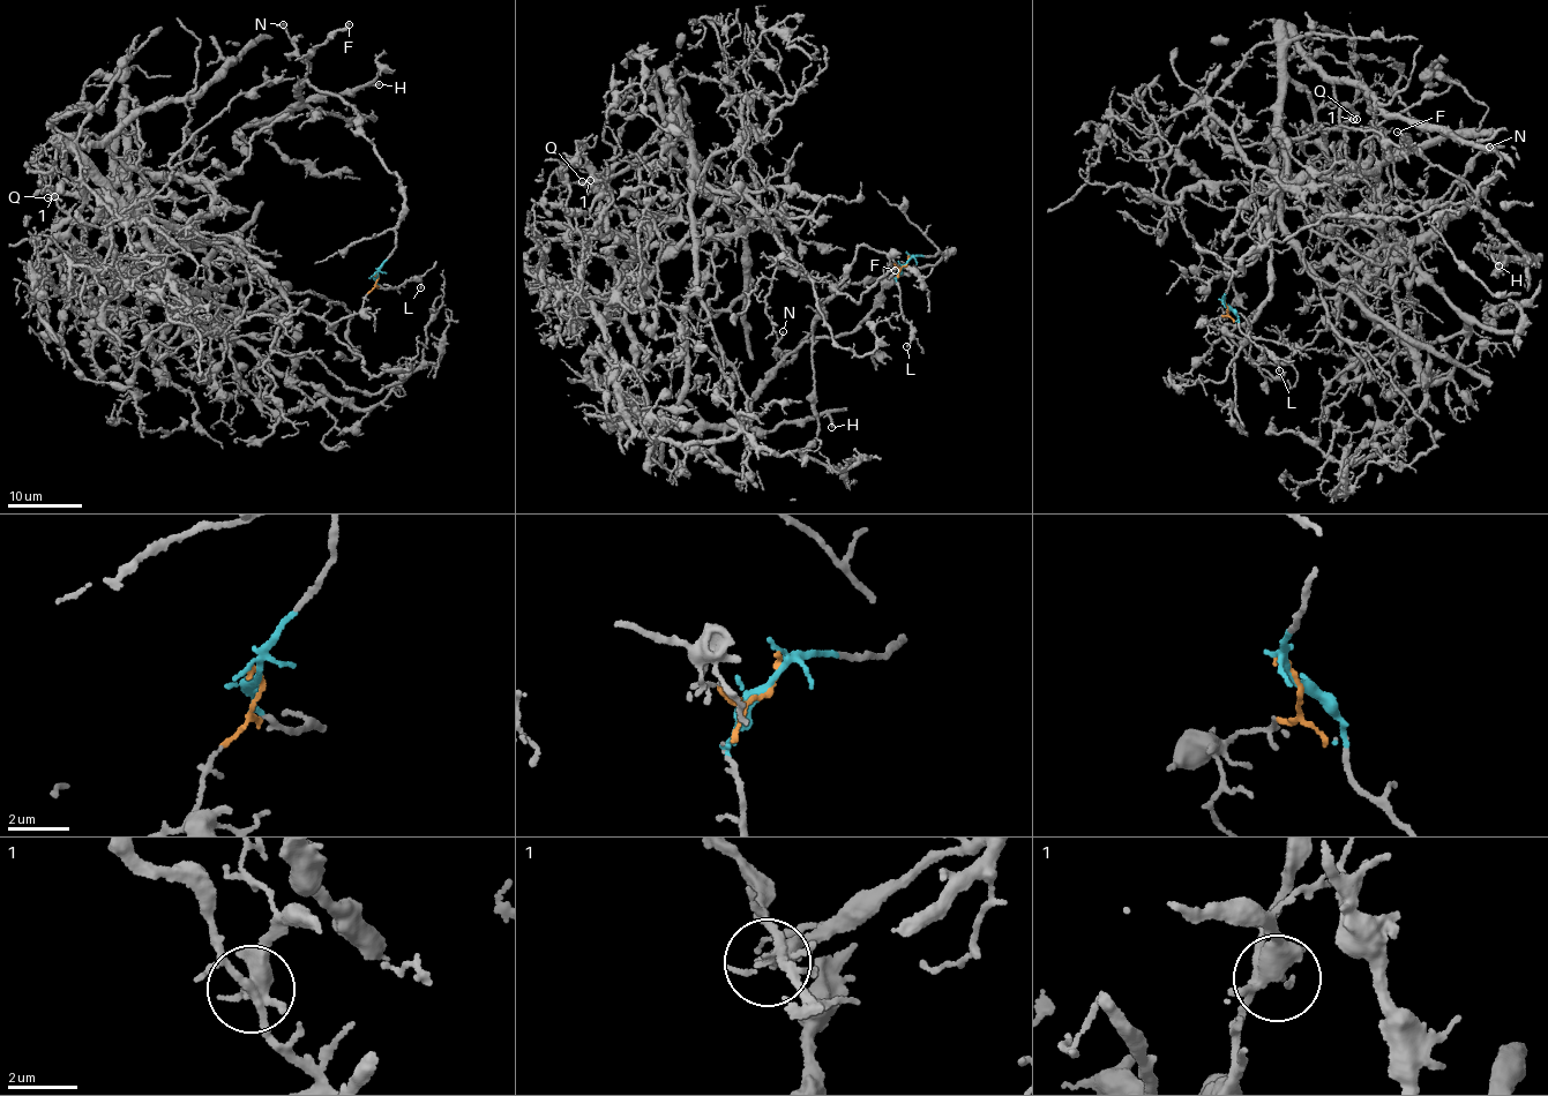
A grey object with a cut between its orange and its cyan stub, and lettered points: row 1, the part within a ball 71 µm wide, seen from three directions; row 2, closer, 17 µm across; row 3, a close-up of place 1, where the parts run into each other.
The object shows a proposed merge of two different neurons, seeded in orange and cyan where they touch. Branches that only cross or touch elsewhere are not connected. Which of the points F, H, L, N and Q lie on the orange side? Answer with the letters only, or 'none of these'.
Q

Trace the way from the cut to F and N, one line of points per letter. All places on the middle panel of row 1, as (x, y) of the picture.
F: (906, 261), (952, 253), (898, 277), (882, 305), (849, 332), (814, 337), (784, 362), (834, 293), (896, 270)
N: (906, 261), (952, 253), (898, 277), (849, 332), (814, 337), (784, 362), (793, 358), (777, 347), (782, 331)

